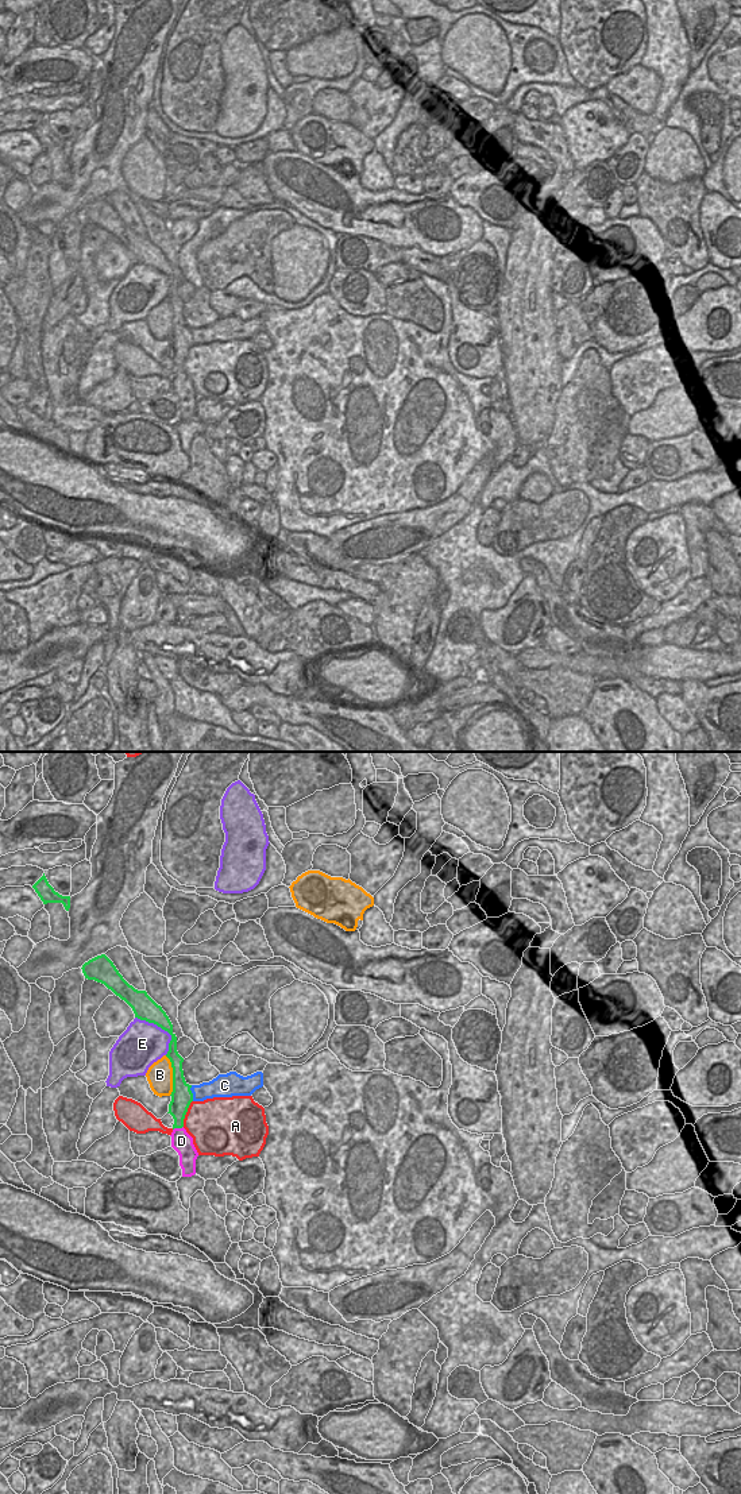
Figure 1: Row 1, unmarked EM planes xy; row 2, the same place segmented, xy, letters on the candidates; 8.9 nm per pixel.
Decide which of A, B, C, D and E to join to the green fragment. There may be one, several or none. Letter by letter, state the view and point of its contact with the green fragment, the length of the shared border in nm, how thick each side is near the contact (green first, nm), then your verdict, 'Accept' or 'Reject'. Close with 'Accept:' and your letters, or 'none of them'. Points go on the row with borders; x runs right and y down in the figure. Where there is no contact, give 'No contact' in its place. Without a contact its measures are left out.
A: Touches green at xy (185, 1114). Shared border 260 nm. Thickness 190 nm (green) against 420 nm. Reject
B: Touches green at xy (173, 1076). Shared border 360 nm. Thickness 190 nm (green) against 240 nm. Reject
C: Touches green at xy (192, 1093). Shared border 150 nm. Thickness 190 nm (green) against 180 nm. Reject
D: Touches green at xy (177, 1127). Shared border 100 nm. Thickness 170 nm (green) against 190 nm. Accept
E: Touches green at xy (162, 1029). Shared border 440 nm. Thickness 220 nm (green) against 400 nm. Reject
Accept: D.

